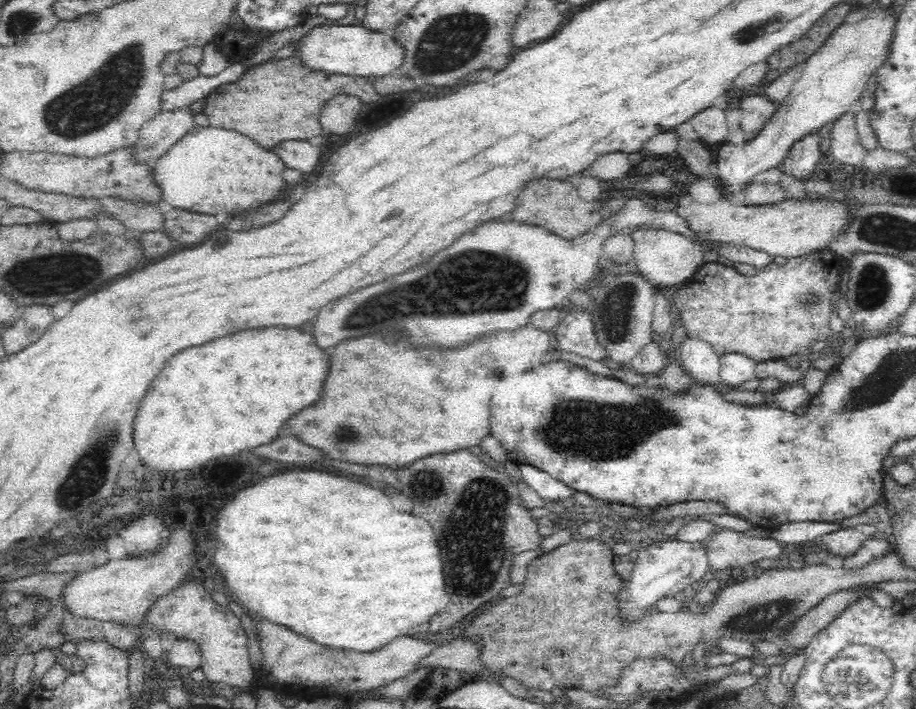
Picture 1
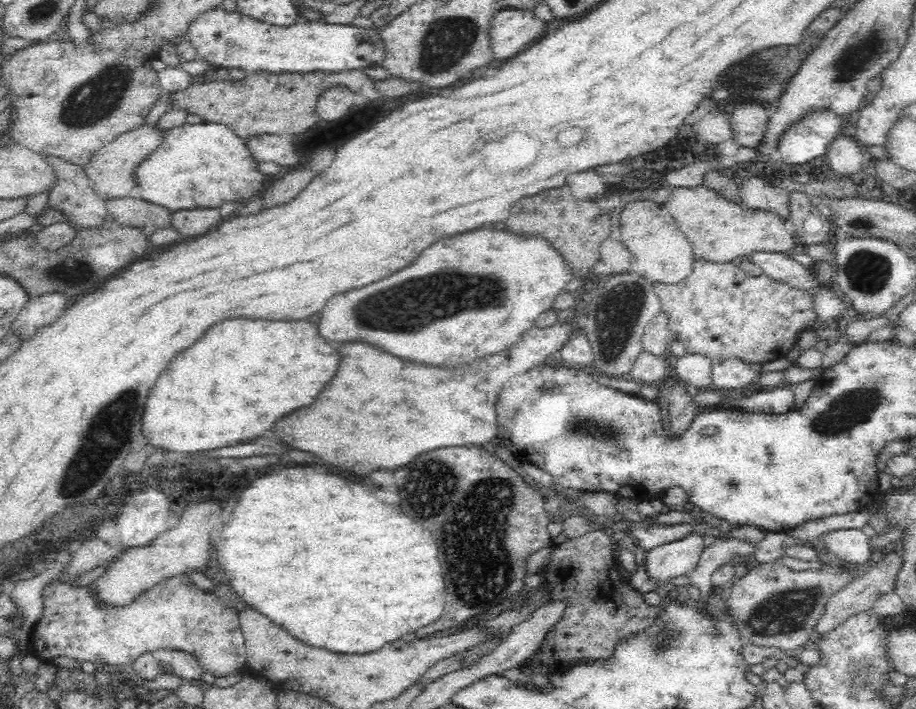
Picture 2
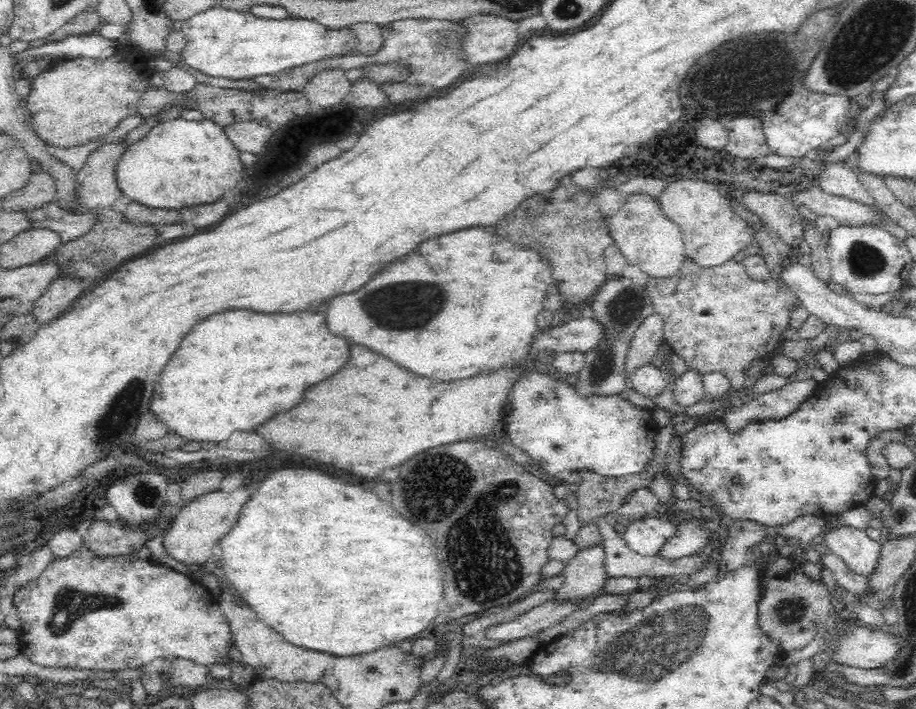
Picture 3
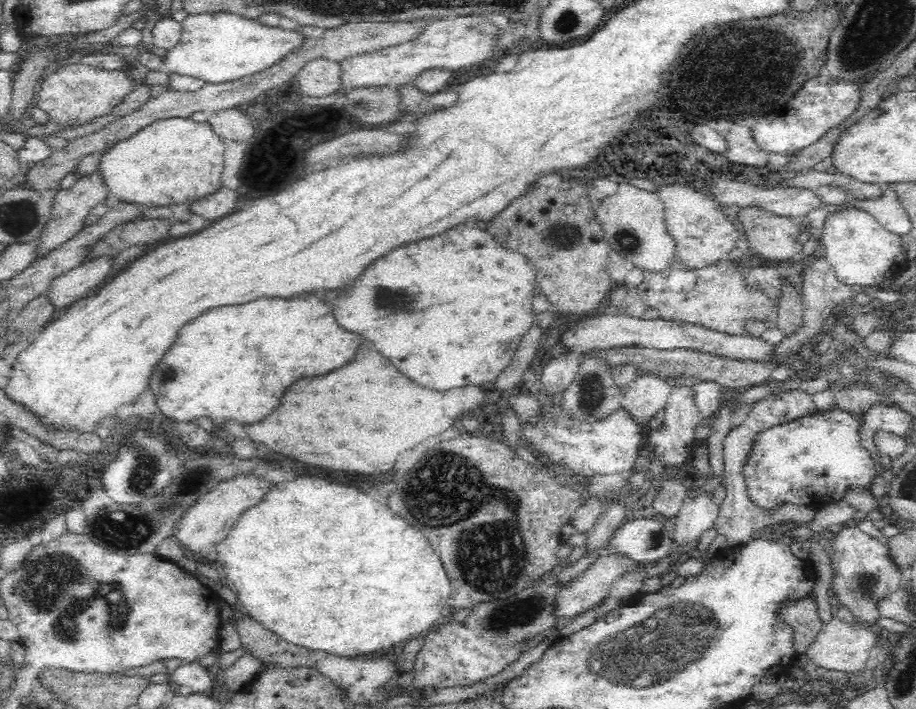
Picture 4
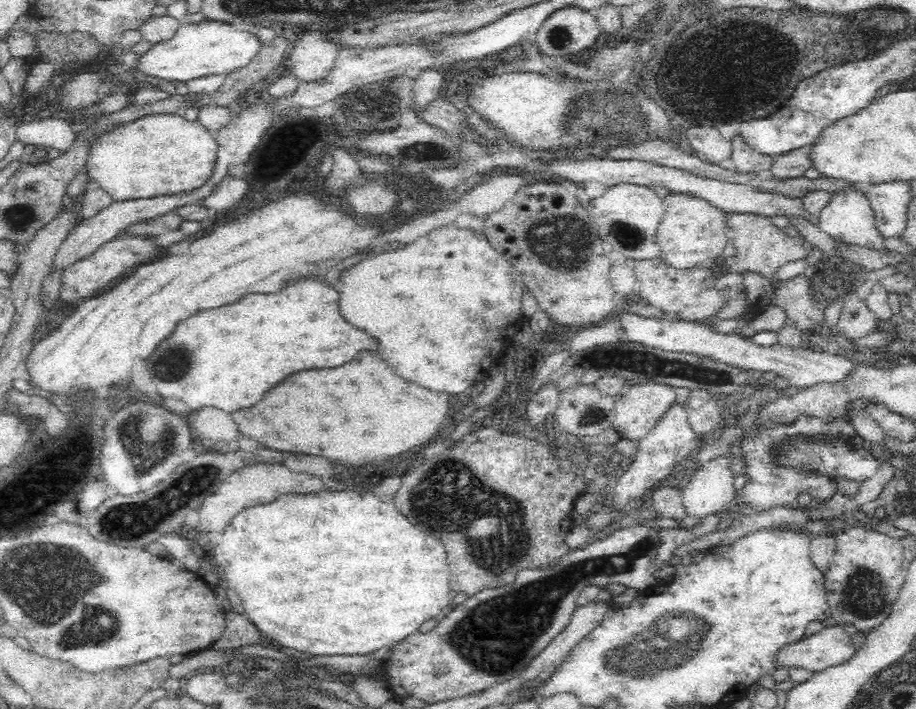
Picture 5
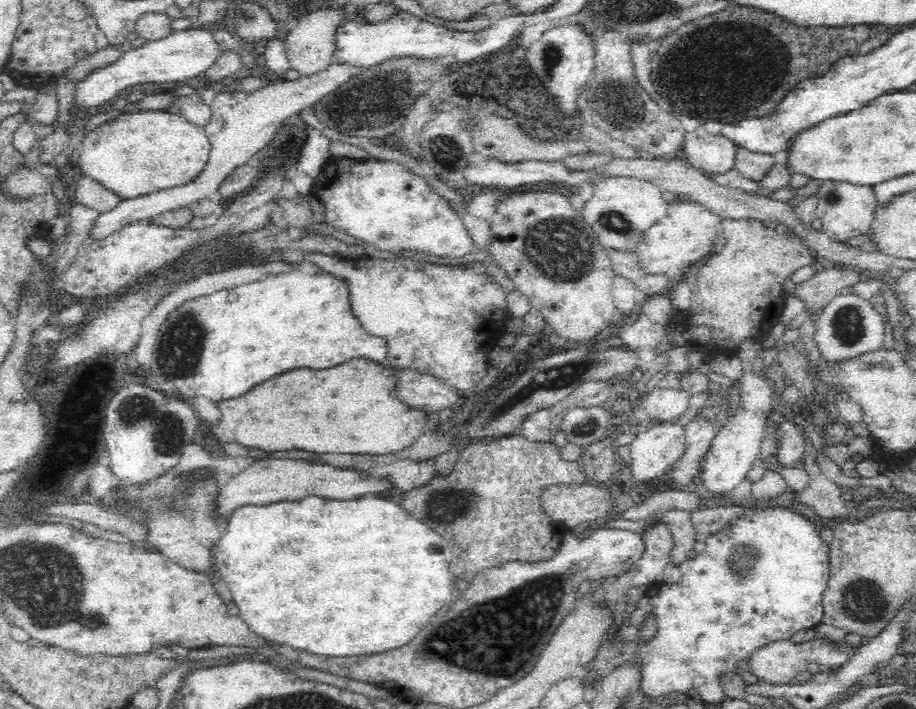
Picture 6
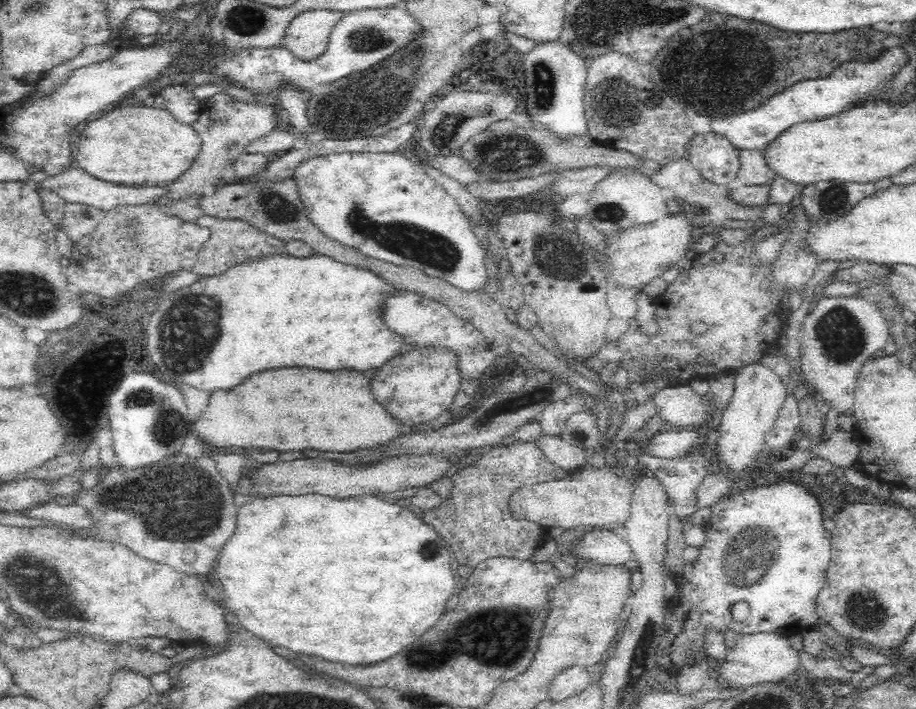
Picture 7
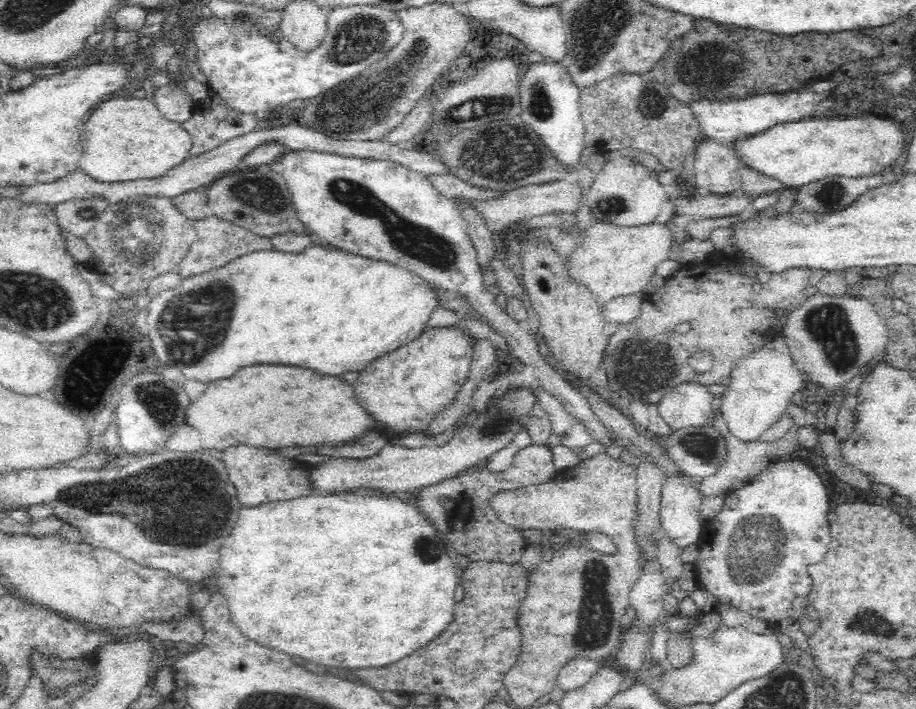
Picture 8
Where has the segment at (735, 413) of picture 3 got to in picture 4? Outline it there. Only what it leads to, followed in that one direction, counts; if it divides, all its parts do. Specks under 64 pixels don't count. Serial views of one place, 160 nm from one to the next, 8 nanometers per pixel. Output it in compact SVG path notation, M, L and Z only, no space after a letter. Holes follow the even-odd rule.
M784 390L784 392L770 394L758 401L744 422L740 426L733 427L726 436L723 448L726 497L721 504L718 517L713 522L713 527L716 528L717 534L723 534L726 537L728 542L727 552L735 553L740 547L744 546L752 539L750 533L753 530L761 529L780 521L794 520L810 522L815 520L814 512L808 506L780 504L780 506L765 508L753 502L752 498L750 498L750 493L748 493L748 483L746 483L744 468L746 468L748 456L752 454L757 437L760 434L776 426L794 422L798 418L812 416L816 412L818 410L808 393L801 390Z

